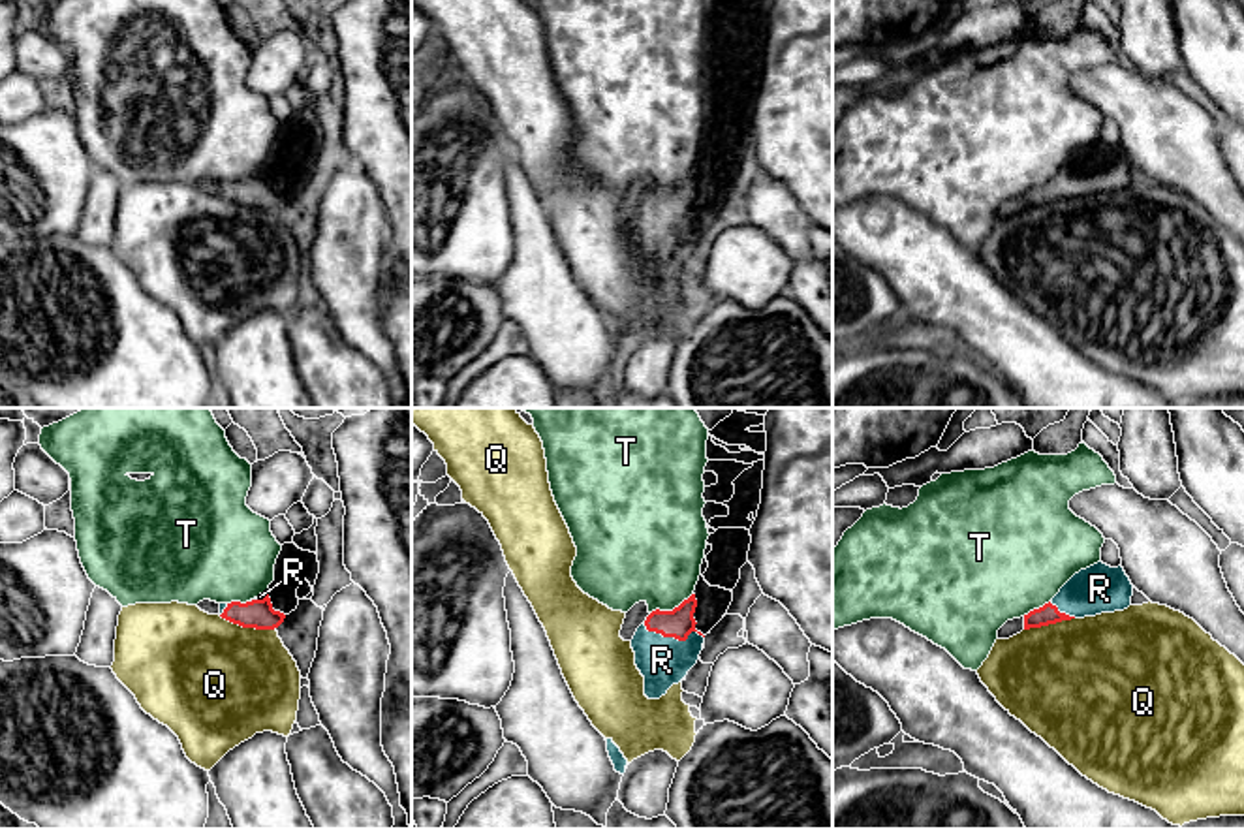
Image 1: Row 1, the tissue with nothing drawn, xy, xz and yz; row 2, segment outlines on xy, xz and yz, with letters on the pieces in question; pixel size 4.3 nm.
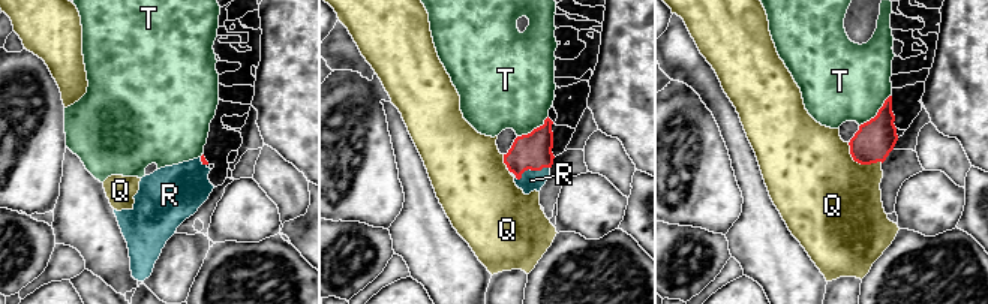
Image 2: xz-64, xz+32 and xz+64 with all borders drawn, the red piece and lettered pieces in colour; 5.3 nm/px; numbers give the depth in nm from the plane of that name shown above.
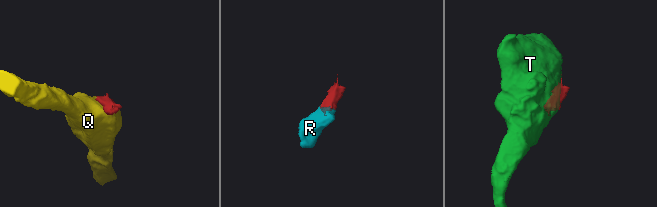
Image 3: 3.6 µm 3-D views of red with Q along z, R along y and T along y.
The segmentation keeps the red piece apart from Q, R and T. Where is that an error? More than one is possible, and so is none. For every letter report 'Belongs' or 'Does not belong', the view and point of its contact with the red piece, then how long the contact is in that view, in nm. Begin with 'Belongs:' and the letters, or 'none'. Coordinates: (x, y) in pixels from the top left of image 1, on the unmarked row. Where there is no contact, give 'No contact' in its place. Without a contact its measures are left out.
Belongs: R
Q: Does not belong. Touches red at xy (247, 205). Shared border 260 nm
R: Belongs. Touches red at xz (673, 215). Shared border 280 nm
T: Does not belong. Touches red at xz (673, 188). Shared border 200 nm

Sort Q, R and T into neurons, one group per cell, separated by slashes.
Q / R / T

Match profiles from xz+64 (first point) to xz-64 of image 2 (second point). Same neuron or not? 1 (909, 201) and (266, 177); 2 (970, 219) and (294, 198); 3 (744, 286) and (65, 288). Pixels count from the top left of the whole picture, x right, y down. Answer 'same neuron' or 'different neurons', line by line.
1: different neurons
2: different neurons
3: same neuron

